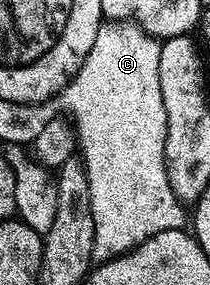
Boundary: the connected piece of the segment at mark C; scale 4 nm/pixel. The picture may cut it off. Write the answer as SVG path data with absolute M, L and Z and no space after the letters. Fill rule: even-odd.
M104 20L97 31L97 39L93 39L93 47L89 55L85 55L85 63L76 71L71 82L58 94L57 102L64 114L69 115L69 120L75 127L75 139L77 142L77 153L82 158L83 166L89 179L89 199L91 200L91 218L95 224L95 251L93 254L96 262L102 263L113 257L120 257L122 253L128 253L130 249L137 248L145 239L153 235L161 235L161 231L173 231L182 229L188 224L189 213L185 210L184 202L169 187L169 175L165 167L165 135L167 134L167 120L165 119L165 103L161 99L161 79L159 78L159 46L160 42L146 33L141 26L134 21L109 21Z

